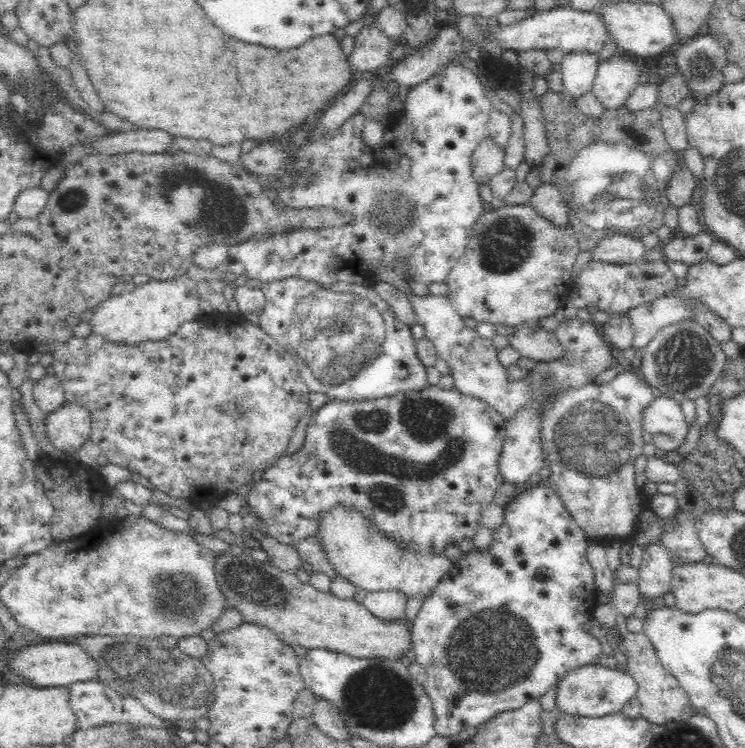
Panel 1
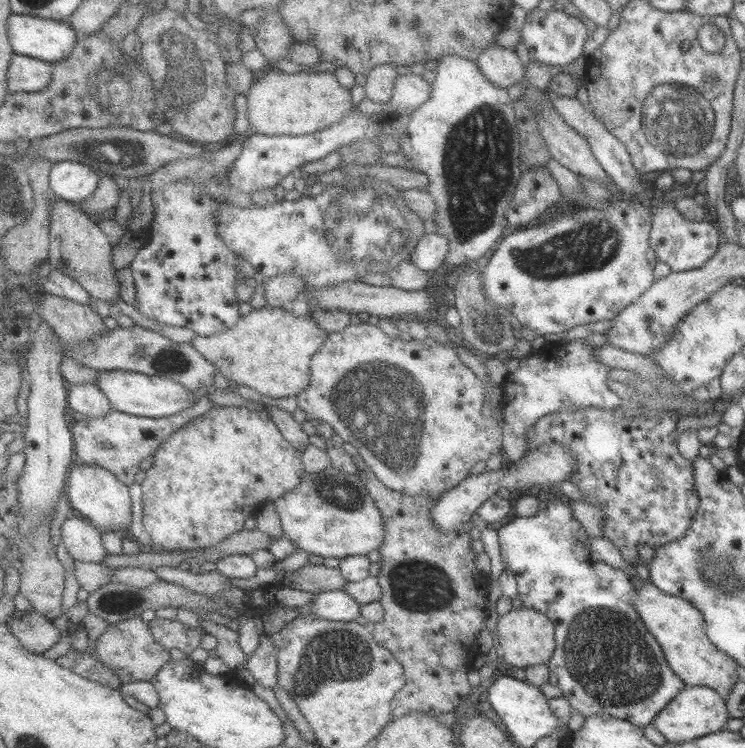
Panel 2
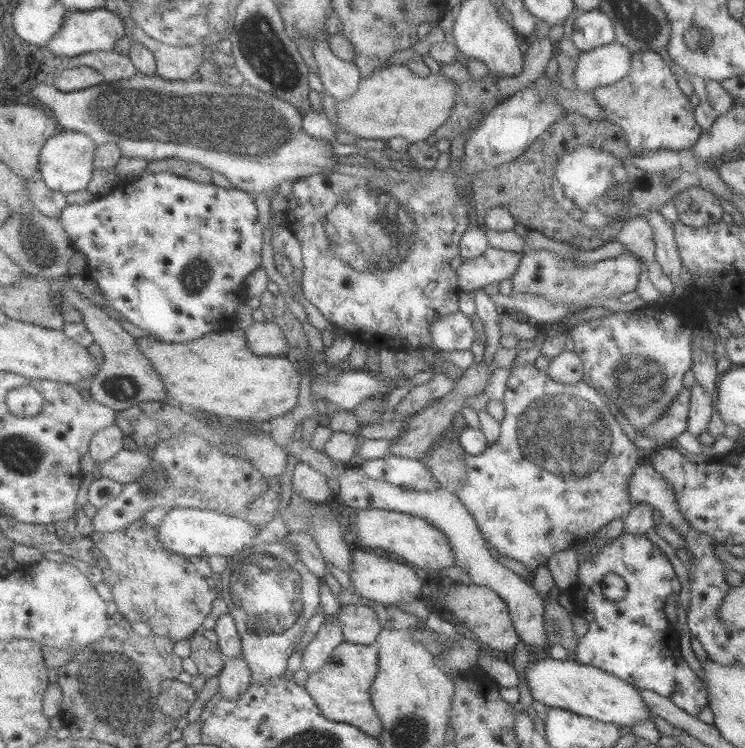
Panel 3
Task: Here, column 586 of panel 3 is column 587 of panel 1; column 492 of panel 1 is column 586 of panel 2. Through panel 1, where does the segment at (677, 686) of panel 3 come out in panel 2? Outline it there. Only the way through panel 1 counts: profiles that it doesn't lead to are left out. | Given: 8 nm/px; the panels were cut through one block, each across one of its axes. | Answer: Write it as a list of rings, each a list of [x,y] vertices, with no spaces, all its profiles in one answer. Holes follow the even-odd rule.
[[[558,494],[535,516],[516,516],[509,523],[501,523],[498,533],[502,562],[516,576],[519,600],[523,606],[545,613],[555,623],[558,645],[548,667],[558,677],[557,685],[570,710],[584,718],[606,714],[637,726],[649,724],[685,684],[668,667],[659,643],[647,632],[636,613],[632,604],[636,589],[629,581],[629,575],[605,562],[587,560],[590,551],[585,530],[573,517],[568,500]]]

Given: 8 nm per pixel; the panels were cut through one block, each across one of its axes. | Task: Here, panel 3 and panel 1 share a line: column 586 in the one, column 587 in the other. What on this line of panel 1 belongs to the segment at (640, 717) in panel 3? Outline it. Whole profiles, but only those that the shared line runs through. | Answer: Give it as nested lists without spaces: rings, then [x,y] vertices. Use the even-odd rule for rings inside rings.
[[[586,663],[584,666],[570,670],[557,683],[555,710],[569,715],[586,715],[596,718],[622,710],[622,707],[637,694],[637,683],[632,675],[610,669],[600,664]]]

